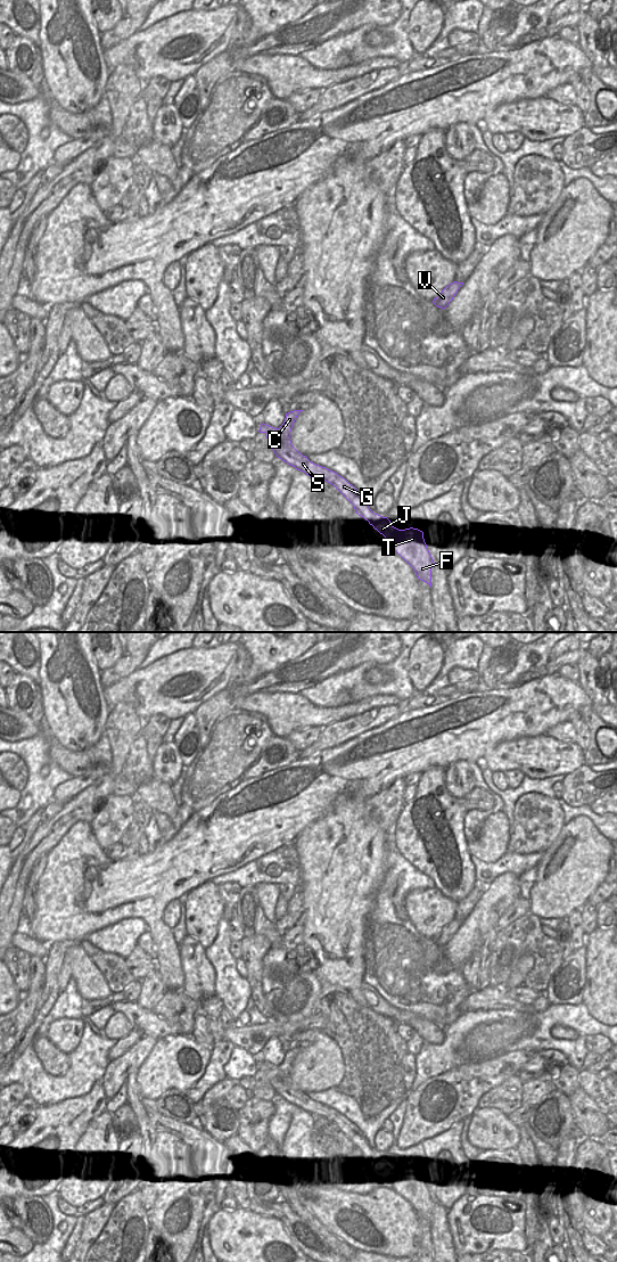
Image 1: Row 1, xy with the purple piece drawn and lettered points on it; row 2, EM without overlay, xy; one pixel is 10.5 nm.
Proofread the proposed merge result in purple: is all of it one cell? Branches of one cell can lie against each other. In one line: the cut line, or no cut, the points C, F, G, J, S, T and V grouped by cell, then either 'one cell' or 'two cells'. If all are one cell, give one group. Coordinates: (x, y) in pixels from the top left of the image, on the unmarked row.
xy (277, 1066), (281, 1074), (288, 1075) | C V / F G J S T | two cells

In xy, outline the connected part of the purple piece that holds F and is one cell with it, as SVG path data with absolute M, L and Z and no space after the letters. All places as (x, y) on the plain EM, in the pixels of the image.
M263 1060L258 1070L265 1072L270 1085L282 1099L313 1117L324 1117L332 1122L353 1142L356 1152L389 1179L392 1187L413 1206L418 1216L431 1224L431 1206L435 1200L422 1169L413 1165L398 1167L392 1164L387 1155L375 1152L370 1147L363 1133L352 1122L337 1111L311 1100L293 1084L290 1075L280 1074L278 1066Z

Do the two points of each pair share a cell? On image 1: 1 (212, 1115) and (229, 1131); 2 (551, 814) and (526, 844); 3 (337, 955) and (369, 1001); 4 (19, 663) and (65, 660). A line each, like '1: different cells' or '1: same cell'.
1: same cell
2: same cell
3: different cells
4: different cells

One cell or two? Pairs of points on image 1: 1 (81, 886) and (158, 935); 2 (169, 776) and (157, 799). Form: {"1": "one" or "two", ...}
{"1": "one", "2": "two"}

